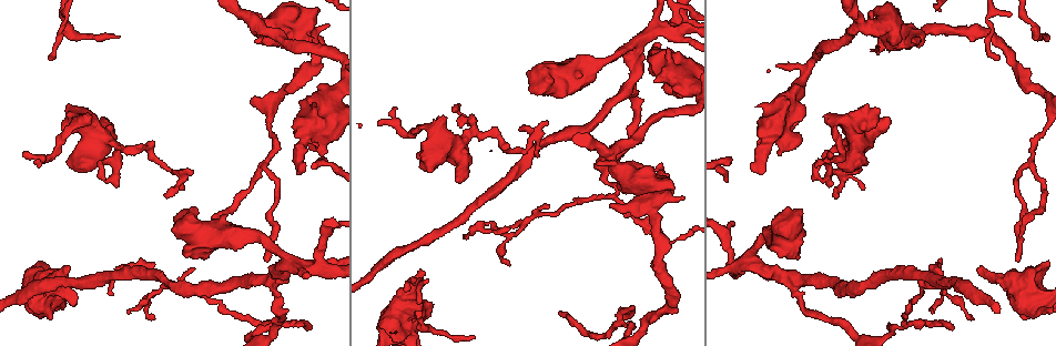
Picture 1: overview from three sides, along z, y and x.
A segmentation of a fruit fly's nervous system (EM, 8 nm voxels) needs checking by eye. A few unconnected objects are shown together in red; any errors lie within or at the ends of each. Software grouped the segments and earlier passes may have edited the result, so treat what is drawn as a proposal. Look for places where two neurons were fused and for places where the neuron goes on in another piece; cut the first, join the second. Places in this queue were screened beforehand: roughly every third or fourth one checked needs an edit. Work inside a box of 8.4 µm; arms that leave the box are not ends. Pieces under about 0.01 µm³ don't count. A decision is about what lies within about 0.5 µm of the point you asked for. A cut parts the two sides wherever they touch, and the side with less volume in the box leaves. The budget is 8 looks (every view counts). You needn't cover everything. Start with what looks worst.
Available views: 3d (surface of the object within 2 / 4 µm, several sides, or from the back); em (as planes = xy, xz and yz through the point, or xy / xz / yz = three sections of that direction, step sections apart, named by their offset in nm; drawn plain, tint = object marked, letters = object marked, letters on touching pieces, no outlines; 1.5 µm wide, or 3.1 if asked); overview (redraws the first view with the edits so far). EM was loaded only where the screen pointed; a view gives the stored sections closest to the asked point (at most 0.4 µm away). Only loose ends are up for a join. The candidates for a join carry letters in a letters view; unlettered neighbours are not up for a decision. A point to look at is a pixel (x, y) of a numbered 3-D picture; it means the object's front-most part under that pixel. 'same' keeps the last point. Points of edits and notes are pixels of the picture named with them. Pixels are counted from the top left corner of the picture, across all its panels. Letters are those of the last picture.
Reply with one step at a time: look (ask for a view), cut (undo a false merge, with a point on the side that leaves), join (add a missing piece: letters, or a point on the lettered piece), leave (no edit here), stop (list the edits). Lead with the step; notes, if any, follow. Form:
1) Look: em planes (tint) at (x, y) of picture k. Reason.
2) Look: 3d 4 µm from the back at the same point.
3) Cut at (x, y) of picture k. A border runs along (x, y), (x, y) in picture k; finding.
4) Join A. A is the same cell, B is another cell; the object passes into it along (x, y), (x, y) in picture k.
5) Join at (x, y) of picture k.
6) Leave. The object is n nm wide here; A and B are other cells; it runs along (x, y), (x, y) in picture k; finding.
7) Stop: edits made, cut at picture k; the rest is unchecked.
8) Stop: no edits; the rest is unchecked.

Look: 3d 2 µm at (629, 85) of picture 1. Three-way junction.

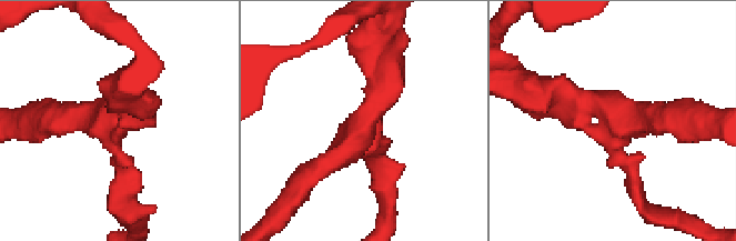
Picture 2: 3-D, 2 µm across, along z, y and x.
Look: em planes (plain) at (362, 118) of picture 2. 3 arms meet here; now the EM.

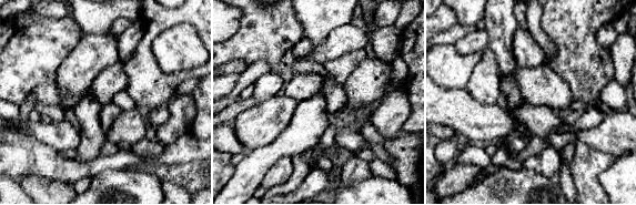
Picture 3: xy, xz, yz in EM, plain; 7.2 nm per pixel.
Look: em planes (letters) at the same point. See the neighbours.

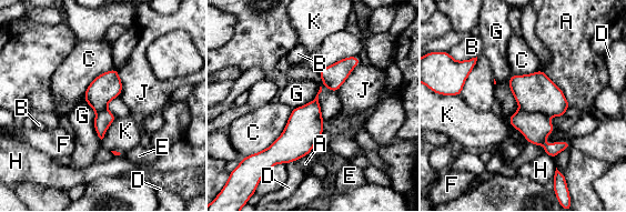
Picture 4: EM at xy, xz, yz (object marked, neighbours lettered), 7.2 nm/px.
Cut at (535, 93) of picture 4. A, B, C, D, E, F, G, H, J and K are other cells; a border runs along (521, 108), (546, 117) in picture 4; two neurons meet here.

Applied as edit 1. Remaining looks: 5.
Look: 3d 4 µm at (981, 267) of picture 1. Branch stops here.

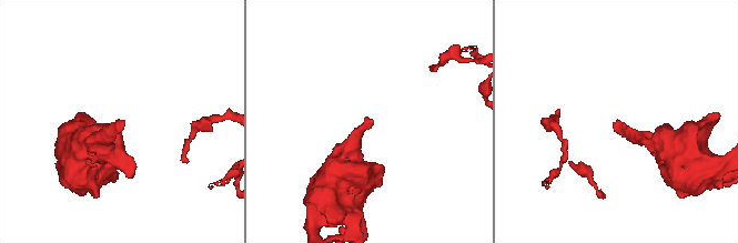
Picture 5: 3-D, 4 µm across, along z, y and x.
Look: em planes (letters) at (371, 119) of picture 5. Shape alone is not enough.

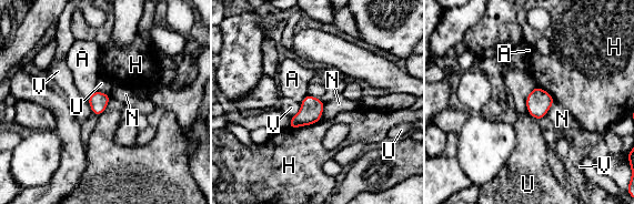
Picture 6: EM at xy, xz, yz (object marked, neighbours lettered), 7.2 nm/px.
Leave. A, H, N, U and V are other cells; no lettered piece goes on from it.

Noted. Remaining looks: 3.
Look: 3d 2 µm from the back at (530, 220) of picture 1. A fork.

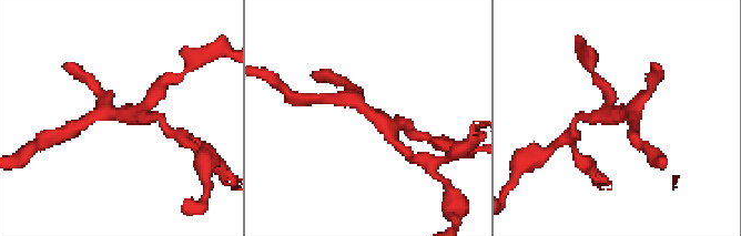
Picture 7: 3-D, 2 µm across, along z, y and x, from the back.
Look: em yz step 8 (plain) at (127, 111) of picture 7.

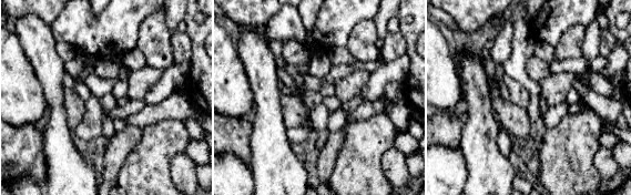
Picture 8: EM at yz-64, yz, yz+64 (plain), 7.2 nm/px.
Look: em yz step 8 (letters) at the same point. What lies round it.

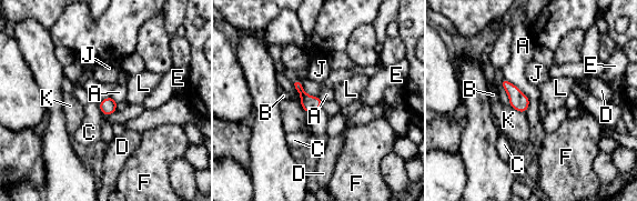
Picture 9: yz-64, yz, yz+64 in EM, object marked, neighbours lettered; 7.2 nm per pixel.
Leave. A, B, C, D, E, F, J, K and L are other cells; a border runs along (504, 77), (529, 99) in picture 9; continuous, no second neuron.

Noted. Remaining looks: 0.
Stop: edits made, cut at picture 4; the rest is unchecked.

